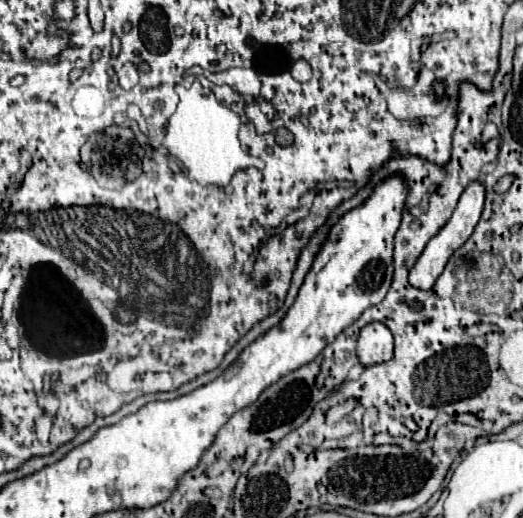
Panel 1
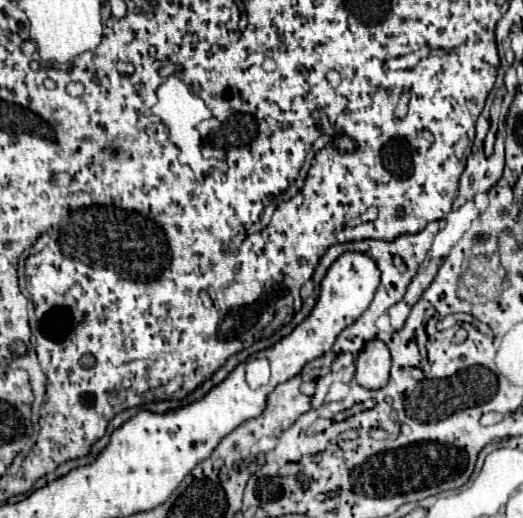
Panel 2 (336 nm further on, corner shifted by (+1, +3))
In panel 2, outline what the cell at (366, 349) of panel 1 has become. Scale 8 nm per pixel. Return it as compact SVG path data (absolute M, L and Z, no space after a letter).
M382 340L364 344L356 360L356 382L364 388L382 388L390 376L390 352Z

